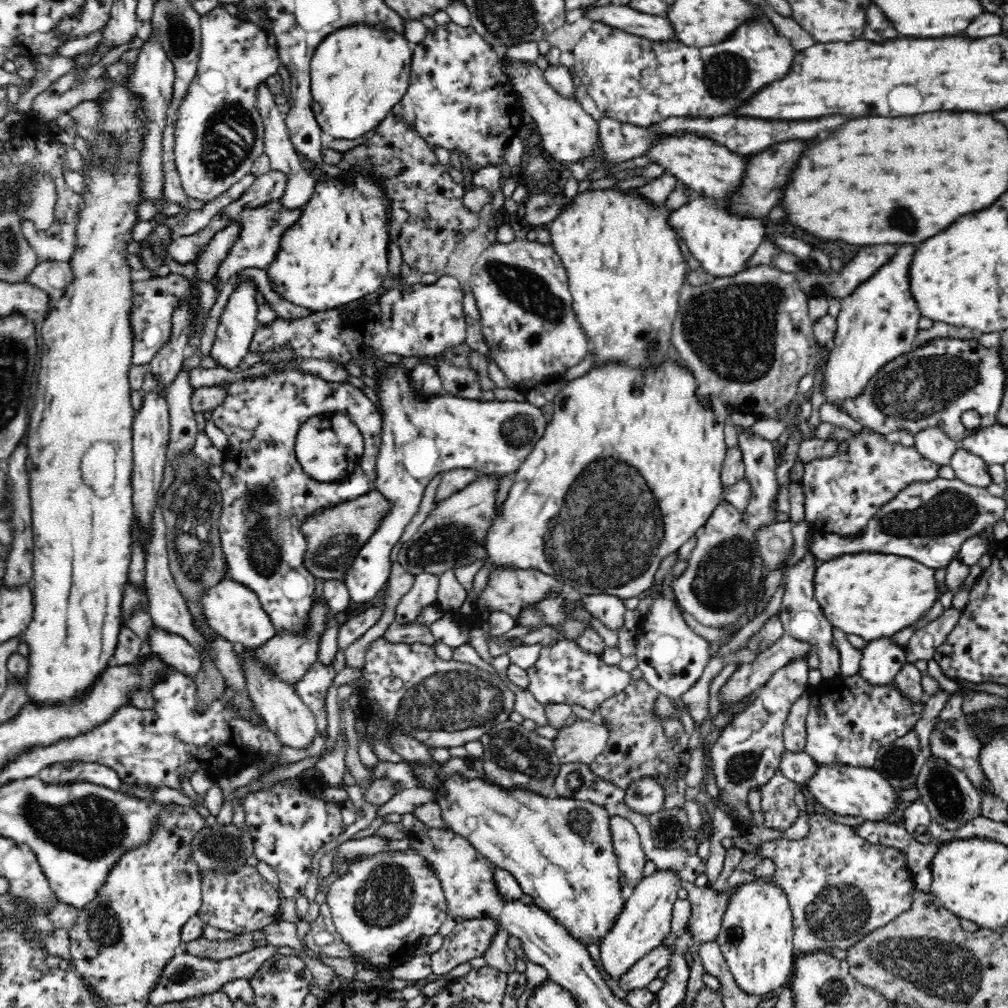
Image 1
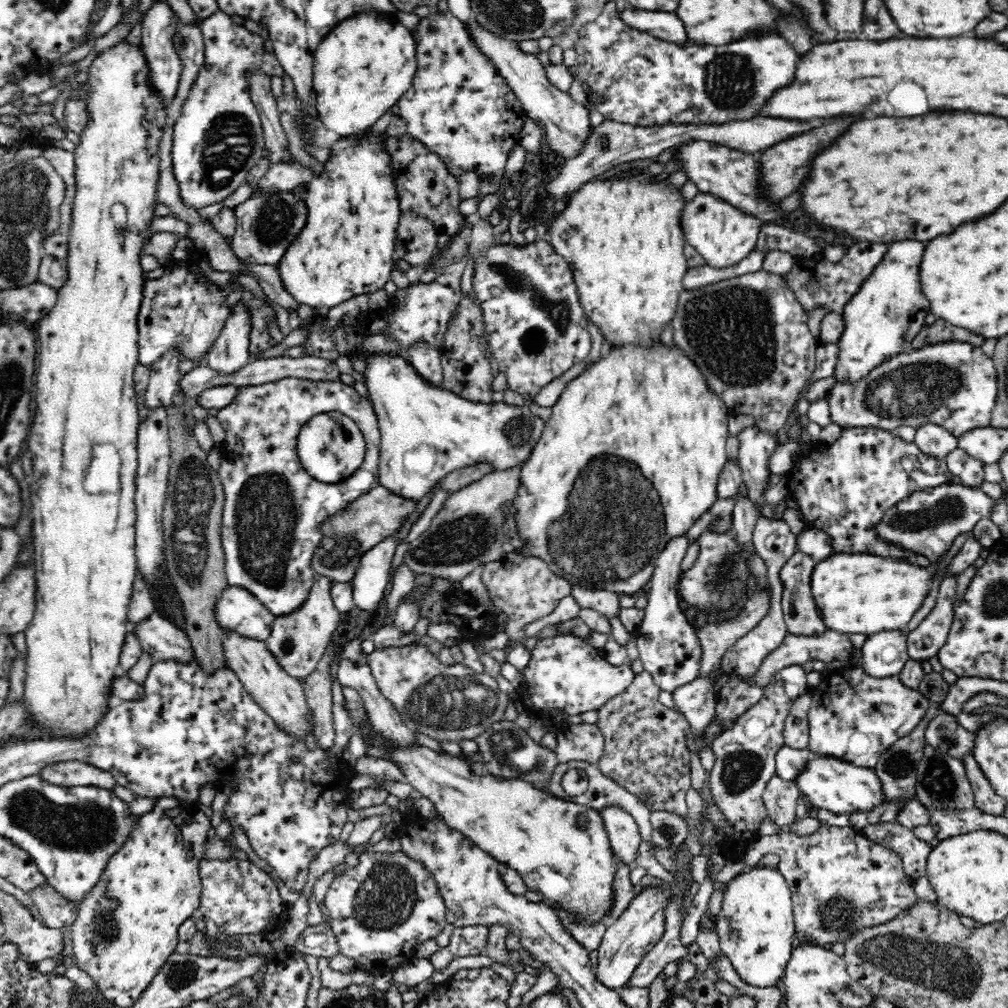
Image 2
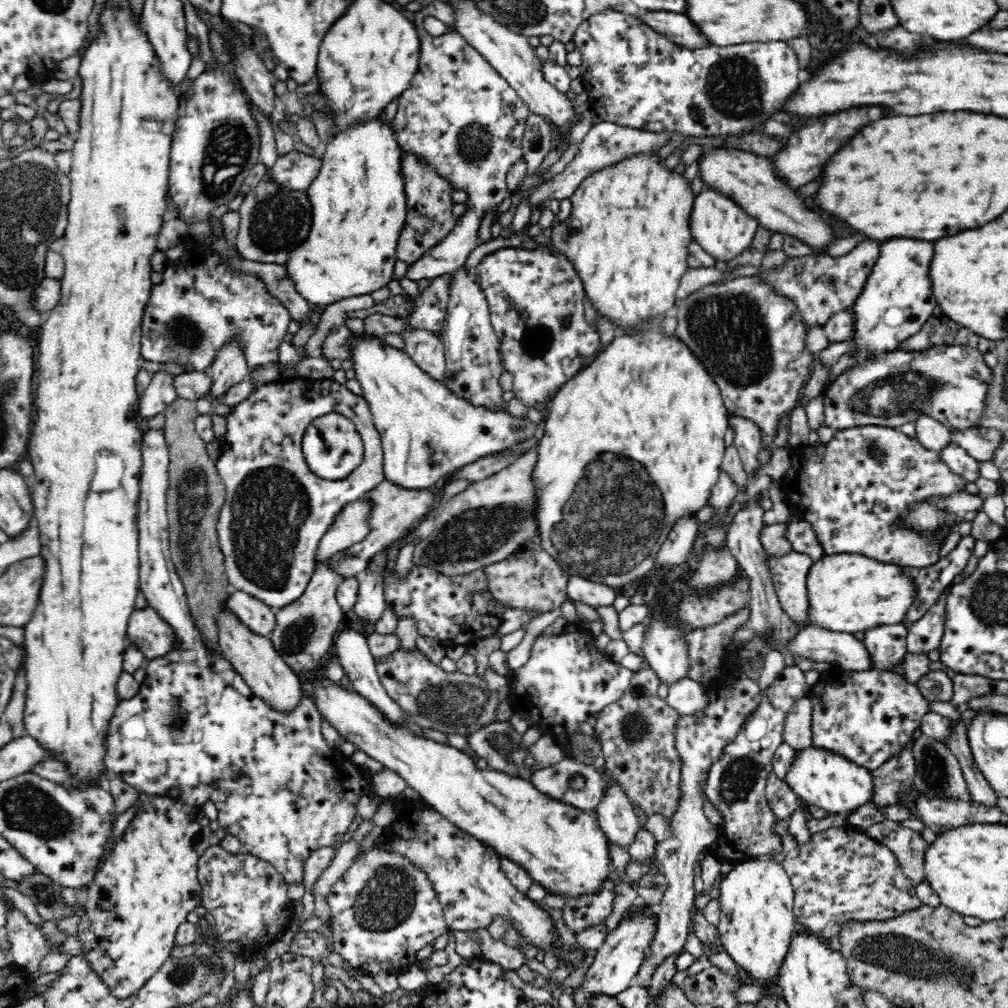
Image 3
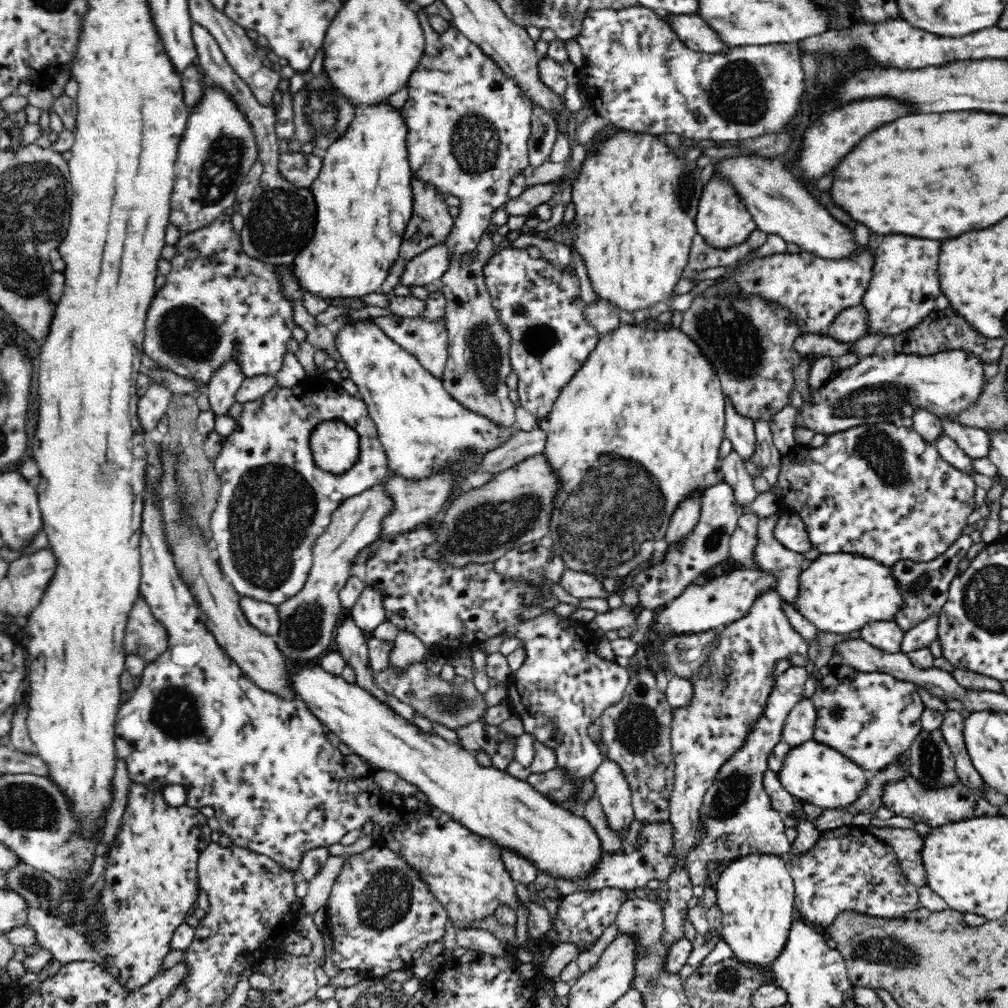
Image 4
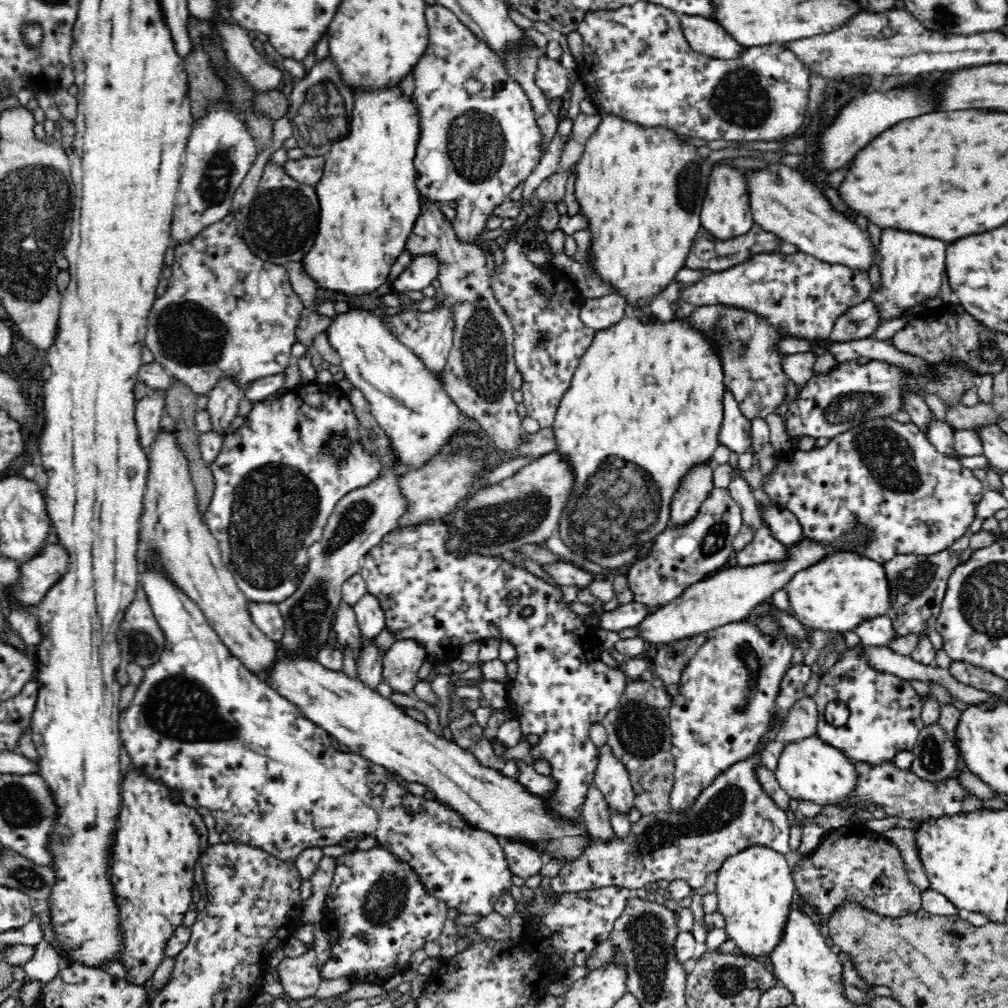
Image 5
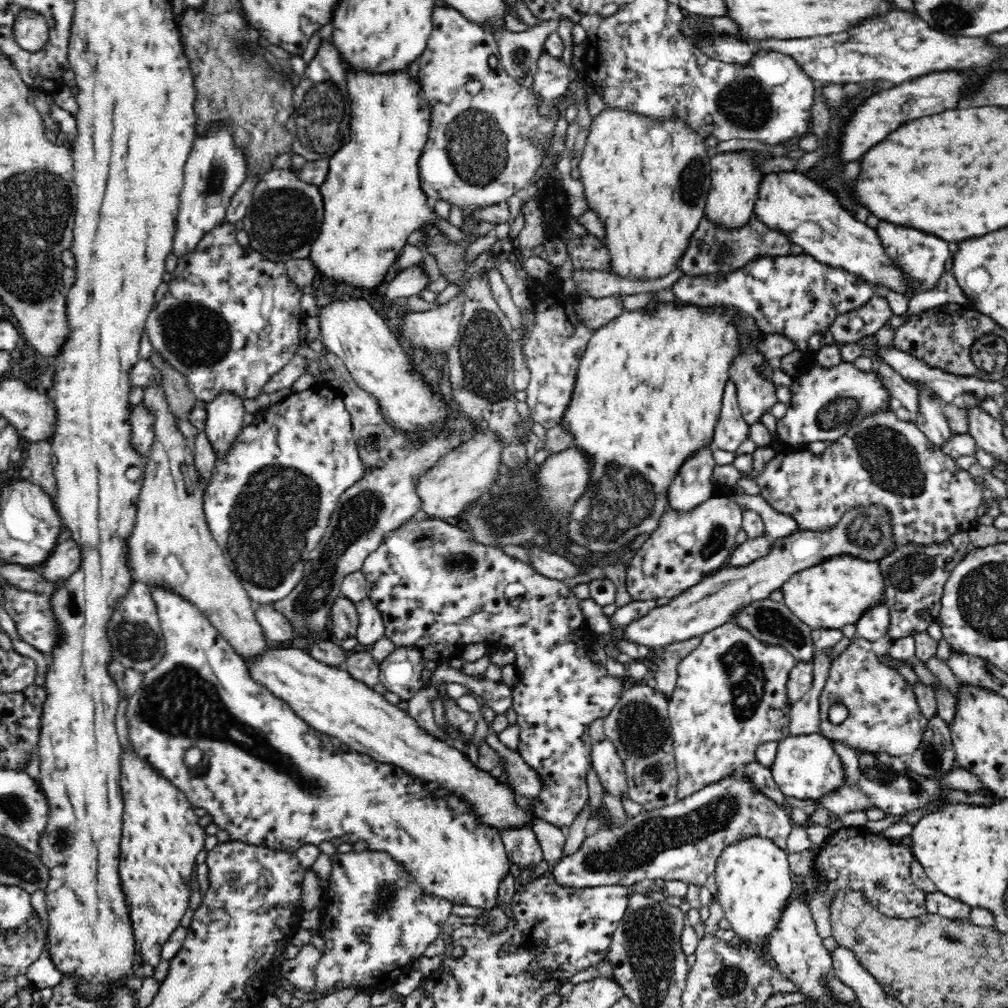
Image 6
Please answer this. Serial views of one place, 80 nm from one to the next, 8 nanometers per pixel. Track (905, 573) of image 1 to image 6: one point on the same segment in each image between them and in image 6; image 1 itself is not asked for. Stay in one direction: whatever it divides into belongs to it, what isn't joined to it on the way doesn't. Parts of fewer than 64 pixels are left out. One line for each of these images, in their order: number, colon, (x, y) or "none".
2: (856, 593)
3: (849, 593)
4: (840, 593)
5: (838, 593)
6: (837, 592)

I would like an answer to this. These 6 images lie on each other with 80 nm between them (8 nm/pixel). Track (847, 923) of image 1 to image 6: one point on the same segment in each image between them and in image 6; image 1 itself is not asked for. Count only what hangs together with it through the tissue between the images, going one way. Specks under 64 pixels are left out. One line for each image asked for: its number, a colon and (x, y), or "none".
2: (841, 883)
3: (841, 875)
4: (849, 869)
5: (852, 864)
6: (856, 858)

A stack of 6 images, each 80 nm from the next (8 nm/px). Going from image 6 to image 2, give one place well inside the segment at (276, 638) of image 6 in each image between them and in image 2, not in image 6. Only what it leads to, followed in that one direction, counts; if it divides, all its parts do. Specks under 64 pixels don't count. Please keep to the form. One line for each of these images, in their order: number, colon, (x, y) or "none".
2: (237, 610)
3: (254, 614)
4: (263, 616)
5: (266, 616)

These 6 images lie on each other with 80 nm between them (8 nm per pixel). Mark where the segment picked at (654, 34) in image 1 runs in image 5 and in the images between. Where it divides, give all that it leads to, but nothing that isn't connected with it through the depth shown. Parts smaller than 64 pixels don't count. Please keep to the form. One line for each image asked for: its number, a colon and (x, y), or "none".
2: (664, 25)
3: (677, 27)
4: (690, 29)
5: (703, 35)

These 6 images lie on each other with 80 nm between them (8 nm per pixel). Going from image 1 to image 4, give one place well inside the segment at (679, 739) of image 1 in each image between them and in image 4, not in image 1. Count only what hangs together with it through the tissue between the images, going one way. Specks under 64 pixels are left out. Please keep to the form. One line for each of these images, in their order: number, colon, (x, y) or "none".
2: (645, 752)
3: (637, 732)
4: (637, 730)

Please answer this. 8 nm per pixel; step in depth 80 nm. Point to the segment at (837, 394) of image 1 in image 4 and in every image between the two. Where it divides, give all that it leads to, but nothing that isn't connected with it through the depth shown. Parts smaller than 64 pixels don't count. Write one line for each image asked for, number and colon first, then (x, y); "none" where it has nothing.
2: (880, 321)
3: (896, 301)
4: (904, 287)

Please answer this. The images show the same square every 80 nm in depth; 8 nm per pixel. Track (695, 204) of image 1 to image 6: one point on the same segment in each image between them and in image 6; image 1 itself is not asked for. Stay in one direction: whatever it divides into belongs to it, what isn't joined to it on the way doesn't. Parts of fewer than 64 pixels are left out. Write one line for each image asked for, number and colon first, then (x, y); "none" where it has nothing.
2: (723, 235)
3: (724, 230)
4: (722, 221)
5: (725, 213)
6: (735, 180)

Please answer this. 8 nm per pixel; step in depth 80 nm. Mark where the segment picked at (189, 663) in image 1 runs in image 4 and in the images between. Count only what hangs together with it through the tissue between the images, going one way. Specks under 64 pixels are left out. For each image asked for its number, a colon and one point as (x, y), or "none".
2: (165, 643)
3: (156, 639)
4: (145, 636)

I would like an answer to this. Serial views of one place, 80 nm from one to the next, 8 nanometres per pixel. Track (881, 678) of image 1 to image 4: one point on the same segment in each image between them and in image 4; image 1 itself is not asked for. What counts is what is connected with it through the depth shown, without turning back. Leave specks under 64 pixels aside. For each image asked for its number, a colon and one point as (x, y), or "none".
2: (884, 654)
3: (887, 645)
4: (887, 637)

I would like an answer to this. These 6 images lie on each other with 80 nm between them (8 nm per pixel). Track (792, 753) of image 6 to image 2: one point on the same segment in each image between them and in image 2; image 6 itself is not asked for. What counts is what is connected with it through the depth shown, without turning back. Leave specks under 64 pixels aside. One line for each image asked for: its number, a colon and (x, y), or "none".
2: (836, 785)
3: (821, 778)
4: (815, 773)
5: (810, 769)

